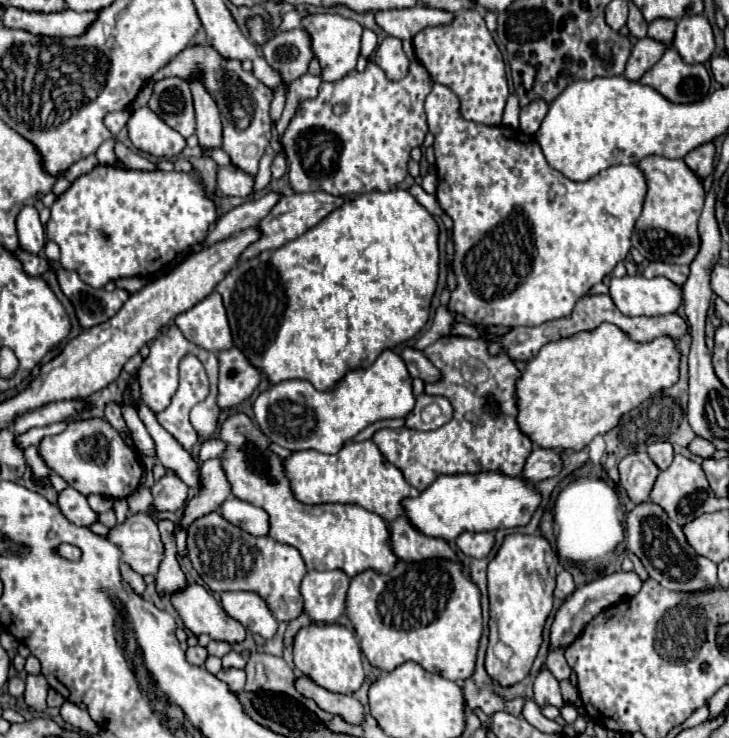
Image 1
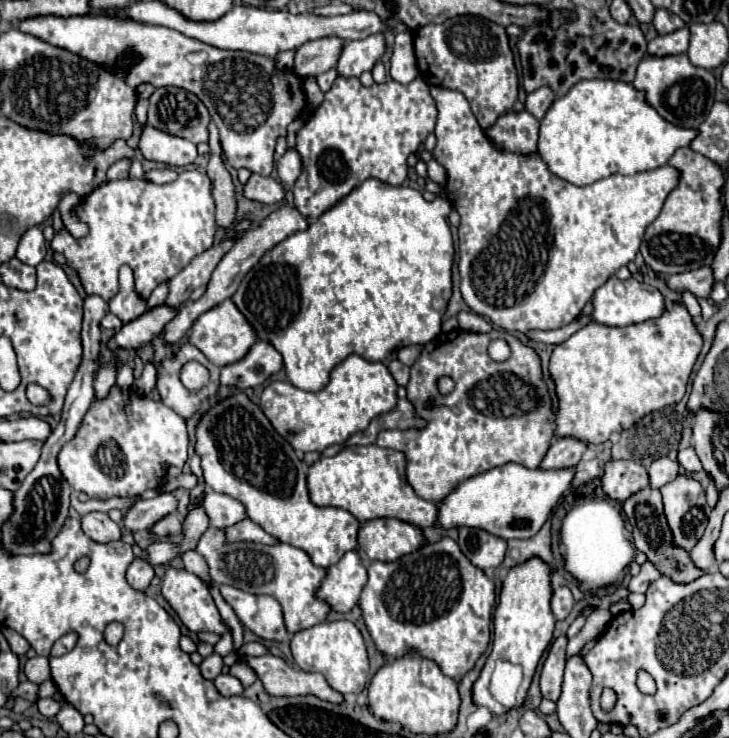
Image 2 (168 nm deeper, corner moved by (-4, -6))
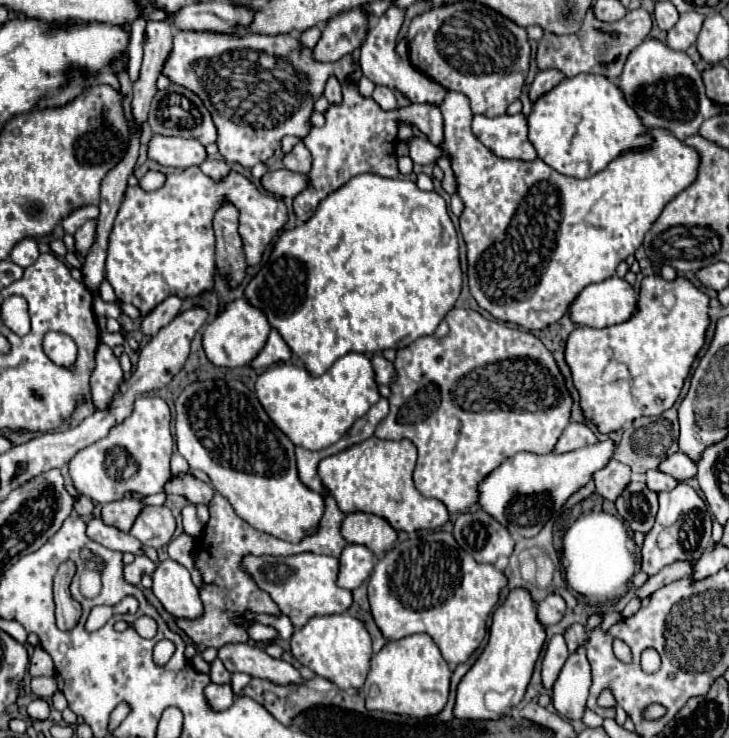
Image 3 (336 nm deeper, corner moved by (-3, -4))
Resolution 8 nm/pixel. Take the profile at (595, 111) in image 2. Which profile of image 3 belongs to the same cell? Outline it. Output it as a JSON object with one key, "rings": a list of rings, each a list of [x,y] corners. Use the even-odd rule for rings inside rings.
{"rings":[[[575,75],[563,79],[551,91],[541,95],[527,115],[529,141],[539,159],[555,171],[585,179],[603,171],[609,161],[631,147],[651,143],[647,127],[625,103],[619,87],[601,75]]]}

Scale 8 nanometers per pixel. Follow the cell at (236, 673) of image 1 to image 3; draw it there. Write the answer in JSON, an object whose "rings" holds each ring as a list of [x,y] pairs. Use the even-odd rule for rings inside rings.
{"rings":[[[209,683],[203,691],[207,705],[211,707],[211,711],[225,711],[227,707],[231,707],[233,703],[233,691],[229,685],[215,685]]]}

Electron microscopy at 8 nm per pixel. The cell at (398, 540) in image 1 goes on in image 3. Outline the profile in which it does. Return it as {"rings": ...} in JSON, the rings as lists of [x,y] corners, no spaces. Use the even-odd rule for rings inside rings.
{"rings":[[[361,511],[345,515],[341,523],[341,535],[347,543],[369,547],[377,557],[397,543],[397,531],[383,517]]]}

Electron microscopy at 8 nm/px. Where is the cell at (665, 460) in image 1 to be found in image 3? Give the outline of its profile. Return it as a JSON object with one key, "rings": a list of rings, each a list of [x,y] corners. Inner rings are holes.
{"rings":[[[651,469],[645,473],[647,475],[647,487],[655,493],[661,493],[661,491],[671,491],[677,487],[677,481],[667,475],[667,473],[661,473],[659,469]]]}

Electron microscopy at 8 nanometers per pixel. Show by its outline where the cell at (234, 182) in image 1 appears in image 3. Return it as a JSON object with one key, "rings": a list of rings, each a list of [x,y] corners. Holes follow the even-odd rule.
{"rings":[[[279,169],[279,171],[269,171],[263,175],[261,185],[275,197],[295,197],[299,195],[303,189],[307,189],[307,175],[299,175],[287,169]]]}

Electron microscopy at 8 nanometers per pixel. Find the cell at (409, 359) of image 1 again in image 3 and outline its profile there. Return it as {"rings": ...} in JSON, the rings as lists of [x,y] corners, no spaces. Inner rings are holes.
{"rings":[[[379,353],[371,357],[371,365],[373,365],[373,371],[375,371],[375,381],[381,383],[381,385],[389,385],[395,377],[395,369],[393,369],[393,363],[383,359]]]}

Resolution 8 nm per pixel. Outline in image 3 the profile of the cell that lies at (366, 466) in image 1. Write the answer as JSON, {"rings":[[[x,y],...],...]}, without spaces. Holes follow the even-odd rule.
{"rings":[[[369,437],[337,455],[325,457],[319,463],[319,479],[331,491],[343,513],[363,511],[379,515],[387,519],[395,531],[439,529],[449,519],[449,511],[439,499],[427,499],[417,491],[413,485],[415,461],[417,449],[409,439],[385,441]]]}

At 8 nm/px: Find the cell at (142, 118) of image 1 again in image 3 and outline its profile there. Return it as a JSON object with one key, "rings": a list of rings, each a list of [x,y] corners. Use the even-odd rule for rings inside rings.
{"rings":[[[153,135],[149,143],[149,159],[157,161],[163,167],[185,169],[191,165],[201,165],[205,157],[207,151],[197,139]]]}

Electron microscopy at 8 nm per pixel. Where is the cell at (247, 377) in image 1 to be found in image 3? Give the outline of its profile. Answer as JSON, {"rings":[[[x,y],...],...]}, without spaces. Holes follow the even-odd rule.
{"rings":[[[271,329],[269,339],[267,339],[263,351],[253,359],[251,367],[255,367],[255,369],[265,369],[265,367],[269,367],[269,365],[273,365],[273,363],[287,363],[287,361],[291,359],[291,355],[293,355],[293,353],[291,353],[289,345],[283,341],[283,337],[281,337],[275,329]]]}

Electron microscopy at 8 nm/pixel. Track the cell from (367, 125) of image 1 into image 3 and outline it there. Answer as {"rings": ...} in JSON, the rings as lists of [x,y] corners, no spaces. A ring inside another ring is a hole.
{"rings":[[[341,83],[343,85],[343,103],[341,105],[331,105],[329,111],[325,113],[327,123],[317,129],[313,127],[309,131],[309,135],[303,139],[305,147],[311,151],[313,155],[313,169],[309,171],[309,187],[305,191],[301,191],[295,199],[293,199],[293,211],[299,219],[299,223],[305,223],[307,219],[311,219],[311,215],[315,213],[317,205],[333,191],[337,191],[339,187],[343,187],[349,179],[353,179],[355,175],[361,173],[375,173],[381,177],[397,177],[397,157],[395,157],[395,143],[397,143],[397,121],[407,121],[409,125],[417,125],[429,139],[433,139],[433,145],[443,145],[443,117],[439,107],[435,105],[425,105],[425,103],[417,103],[417,105],[409,105],[403,109],[395,109],[395,111],[383,111],[371,97],[361,97],[355,85],[349,83]]]}

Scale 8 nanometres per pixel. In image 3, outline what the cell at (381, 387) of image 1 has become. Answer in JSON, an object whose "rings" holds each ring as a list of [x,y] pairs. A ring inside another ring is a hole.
{"rings":[[[347,353],[345,357],[339,357],[319,377],[313,377],[297,363],[269,367],[257,377],[255,393],[271,421],[291,439],[291,443],[311,451],[321,451],[337,443],[345,431],[379,401],[371,361],[361,353]]]}

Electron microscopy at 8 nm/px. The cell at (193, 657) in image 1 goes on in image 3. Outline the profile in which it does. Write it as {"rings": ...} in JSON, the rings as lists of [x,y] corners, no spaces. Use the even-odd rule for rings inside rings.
{"rings":[[[215,659],[211,663],[211,675],[209,677],[217,685],[229,685],[229,681],[231,681],[231,673],[225,669],[225,665],[219,659]]]}

